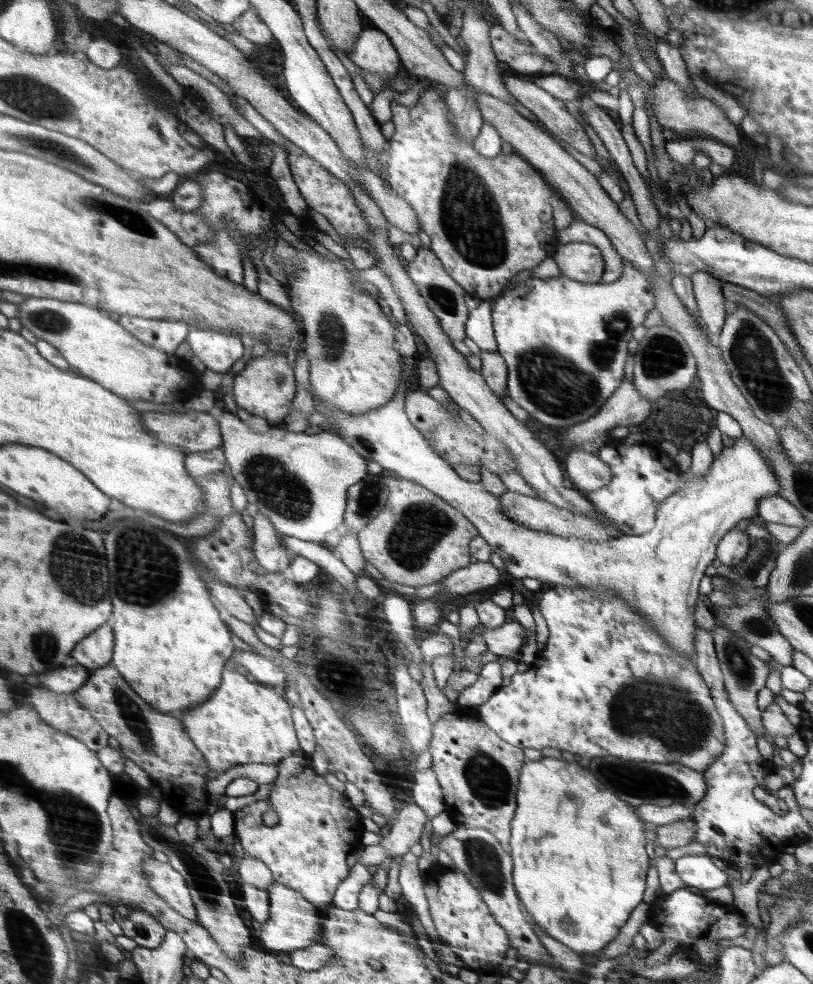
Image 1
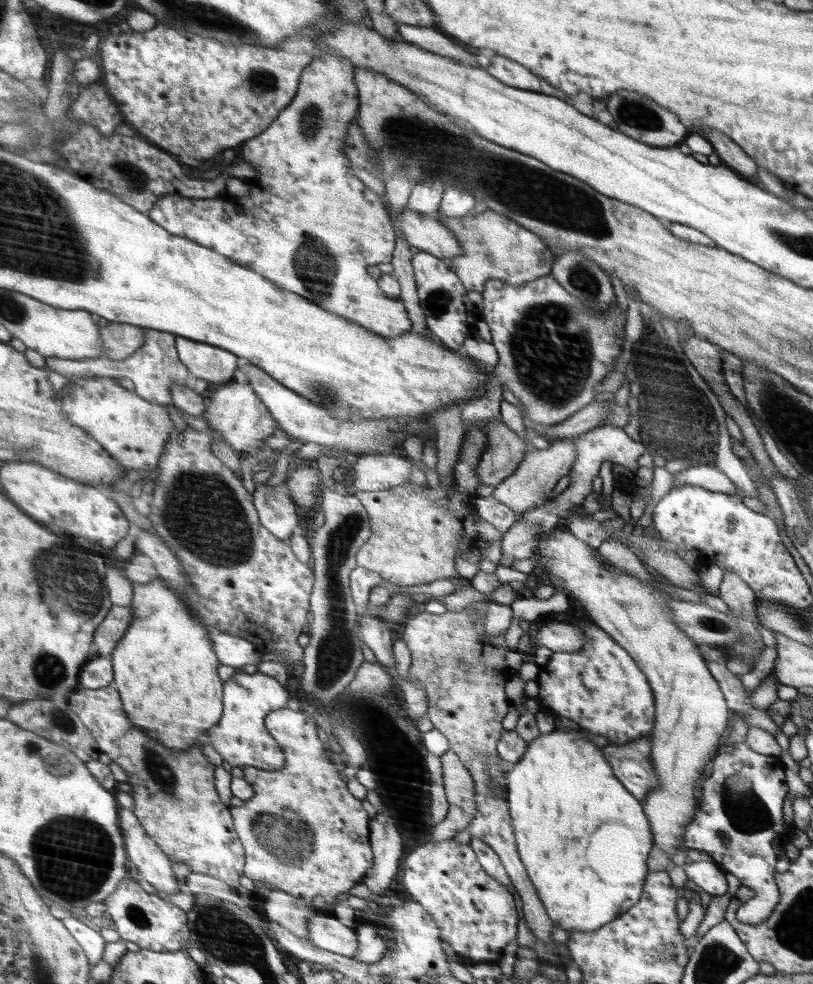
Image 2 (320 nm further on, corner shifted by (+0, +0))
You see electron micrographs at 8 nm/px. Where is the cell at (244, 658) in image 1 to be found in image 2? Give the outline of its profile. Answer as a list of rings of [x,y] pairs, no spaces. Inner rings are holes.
[[[214,632],[213,648],[216,650],[218,660],[226,666],[244,667],[246,664],[258,664],[262,662],[262,653],[248,640],[232,636],[228,633]]]

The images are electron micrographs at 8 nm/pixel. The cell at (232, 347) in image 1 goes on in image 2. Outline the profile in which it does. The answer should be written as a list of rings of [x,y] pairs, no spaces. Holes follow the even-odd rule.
[[[176,335],[175,347],[180,362],[196,379],[217,384],[222,380],[230,380],[238,368],[236,354],[213,344]]]

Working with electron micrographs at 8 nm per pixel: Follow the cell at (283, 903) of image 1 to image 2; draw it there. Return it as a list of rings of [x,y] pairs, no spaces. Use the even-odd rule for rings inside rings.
[[[317,911],[308,921],[308,940],[318,948],[335,952],[342,956],[354,956],[359,942],[352,927],[344,926],[332,918],[332,914]]]

